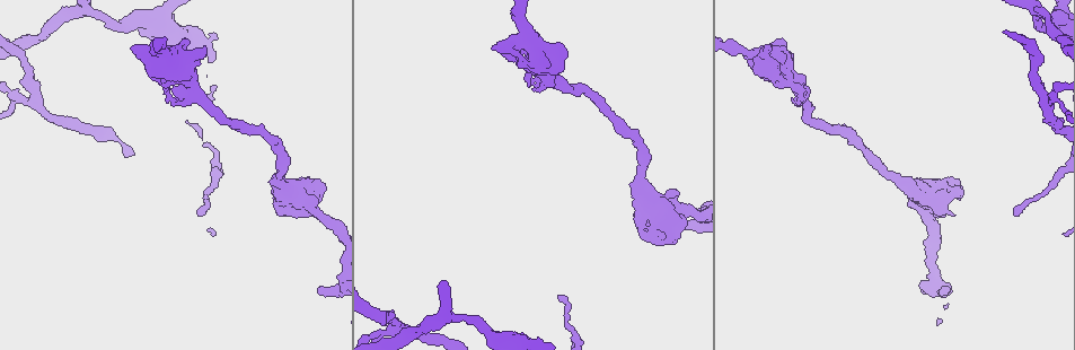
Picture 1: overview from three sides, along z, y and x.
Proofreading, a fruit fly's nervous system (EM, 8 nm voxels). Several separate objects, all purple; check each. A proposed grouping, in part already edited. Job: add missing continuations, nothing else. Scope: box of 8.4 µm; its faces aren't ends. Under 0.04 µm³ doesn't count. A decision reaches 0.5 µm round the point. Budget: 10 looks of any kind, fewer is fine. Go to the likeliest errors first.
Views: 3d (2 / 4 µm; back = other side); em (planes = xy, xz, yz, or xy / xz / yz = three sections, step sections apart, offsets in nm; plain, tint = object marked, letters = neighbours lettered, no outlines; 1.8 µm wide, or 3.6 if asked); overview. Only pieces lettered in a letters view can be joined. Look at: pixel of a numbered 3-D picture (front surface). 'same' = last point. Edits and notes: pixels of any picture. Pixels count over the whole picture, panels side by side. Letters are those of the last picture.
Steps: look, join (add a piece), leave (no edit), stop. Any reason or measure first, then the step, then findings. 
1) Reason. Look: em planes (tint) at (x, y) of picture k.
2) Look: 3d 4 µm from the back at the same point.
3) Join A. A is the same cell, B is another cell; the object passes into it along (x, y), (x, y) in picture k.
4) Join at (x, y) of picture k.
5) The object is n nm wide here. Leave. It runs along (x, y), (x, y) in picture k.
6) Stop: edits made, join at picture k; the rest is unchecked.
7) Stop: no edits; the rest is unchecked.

Branch stops here. Look: em planes (letters) at (946, 287) of picture 1.

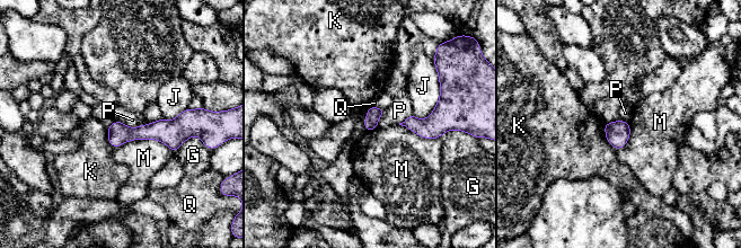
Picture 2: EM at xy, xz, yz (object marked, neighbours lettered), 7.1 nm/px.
The longest contact is with M, 440 nm. Leave. G, J, K, M, P and Q are other cells; a border runs along (115, 120), (131, 127), (142, 125) in picture 2; none of them fits.

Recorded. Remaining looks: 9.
Free end. Look: em planes (plain) at (938, 216) of picture 1.

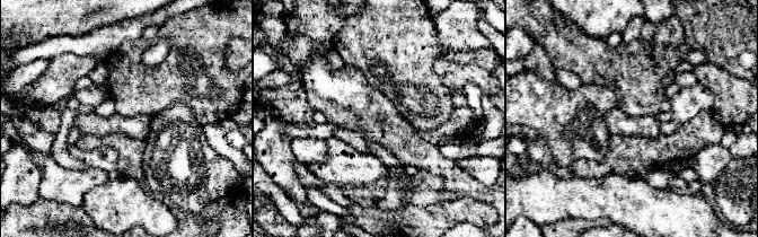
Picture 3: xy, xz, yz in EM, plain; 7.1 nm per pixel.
See the neighbours. Look: em planes (letters) at the same point.

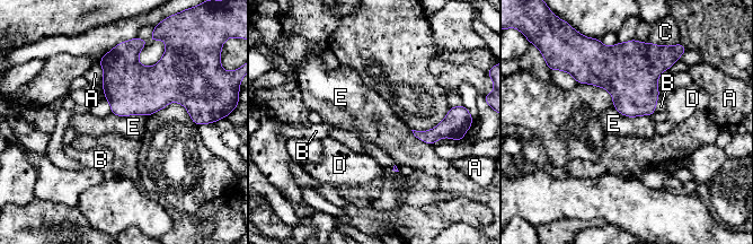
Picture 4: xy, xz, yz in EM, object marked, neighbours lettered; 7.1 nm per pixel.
Leave. A, B, C, D and E are other cells; a border runs along (613, 106), (628, 116), (650, 116) in picture 4; no lettered piece goes on from it.

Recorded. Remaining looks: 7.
Look: em planes (tint) at (36, 101) of picture 1.

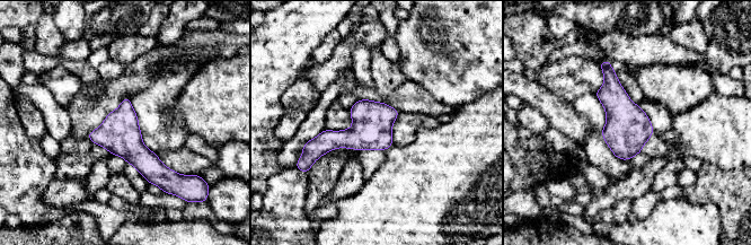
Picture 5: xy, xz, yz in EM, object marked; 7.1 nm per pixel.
What lies round it. Look: em planes (letters) at the same point.

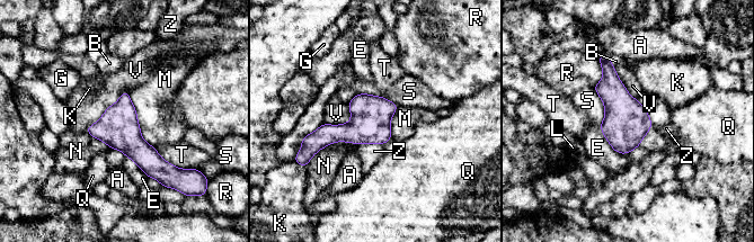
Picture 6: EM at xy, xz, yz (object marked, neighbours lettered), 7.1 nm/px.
Leave. A, B, E, G, K, L, M, N, Q, R, S, T, V and Z are other cells; a border runs along (127, 92), (140, 135), (156, 149) in picture 6; none of them fits.

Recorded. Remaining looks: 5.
Abrupt turn. Look: 3d 4 µm at (535, 48) of picture 1.

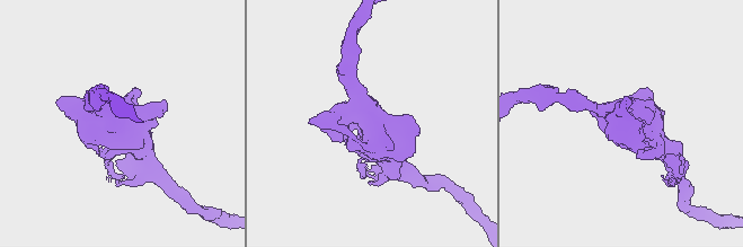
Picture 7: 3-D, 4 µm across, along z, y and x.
Look: em xz step 16 (letters) at (376, 124) of picture 7.

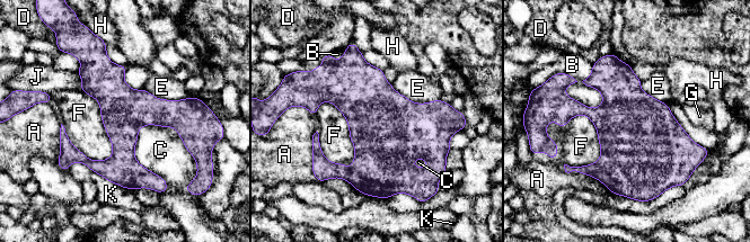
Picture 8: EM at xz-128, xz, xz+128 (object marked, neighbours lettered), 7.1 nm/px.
The object is 320 nm wide here; the longest contact is with F, 550 nm. Leave. A, B, C, D, E, F, G, H, J and K are other cells; no lettered piece goes on from it.

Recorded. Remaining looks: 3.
Stop: no edits; the rest is unchecked.

